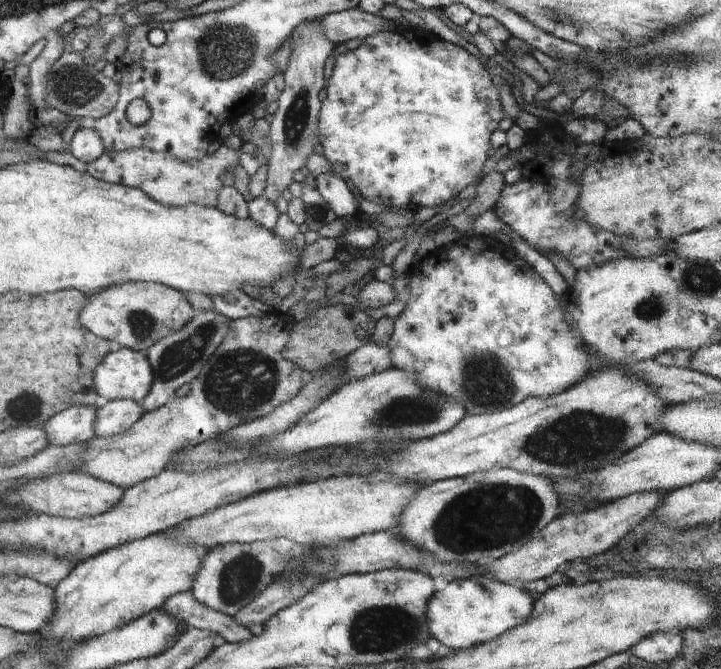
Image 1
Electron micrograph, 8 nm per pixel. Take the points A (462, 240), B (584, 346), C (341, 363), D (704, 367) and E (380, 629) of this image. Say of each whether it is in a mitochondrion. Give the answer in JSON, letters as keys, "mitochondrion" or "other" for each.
{"A":"other","B":"other","C":"other","D":"other","E":"mitochondrion"}

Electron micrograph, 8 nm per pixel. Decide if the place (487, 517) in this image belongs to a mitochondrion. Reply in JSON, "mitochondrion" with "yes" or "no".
{"mitochondrion":"yes"}

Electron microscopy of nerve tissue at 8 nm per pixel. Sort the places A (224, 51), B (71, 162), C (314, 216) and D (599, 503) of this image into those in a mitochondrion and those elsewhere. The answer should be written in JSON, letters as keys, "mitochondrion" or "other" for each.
{"A":"mitochondrion","B":"other","C":"other","D":"other"}

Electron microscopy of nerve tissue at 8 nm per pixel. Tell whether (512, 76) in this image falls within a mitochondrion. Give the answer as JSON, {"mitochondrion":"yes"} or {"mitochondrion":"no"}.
{"mitochondrion":"yes"}

